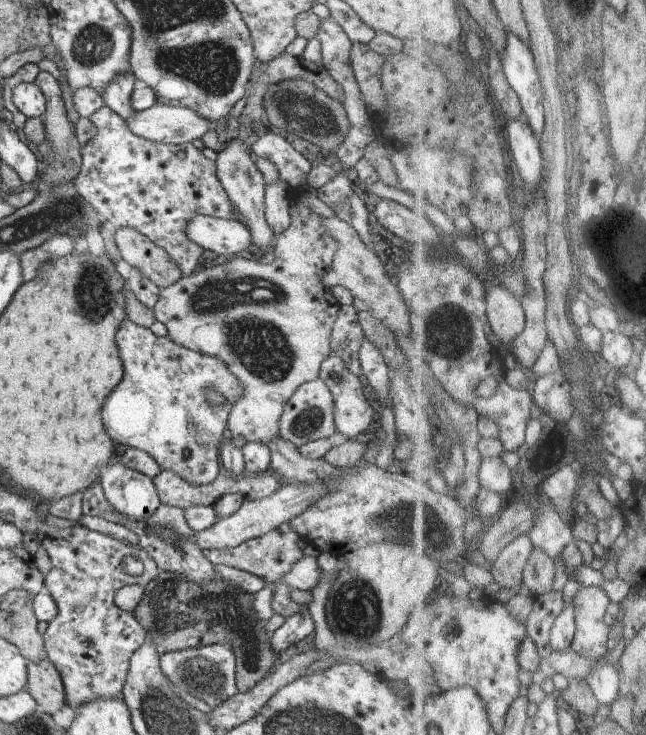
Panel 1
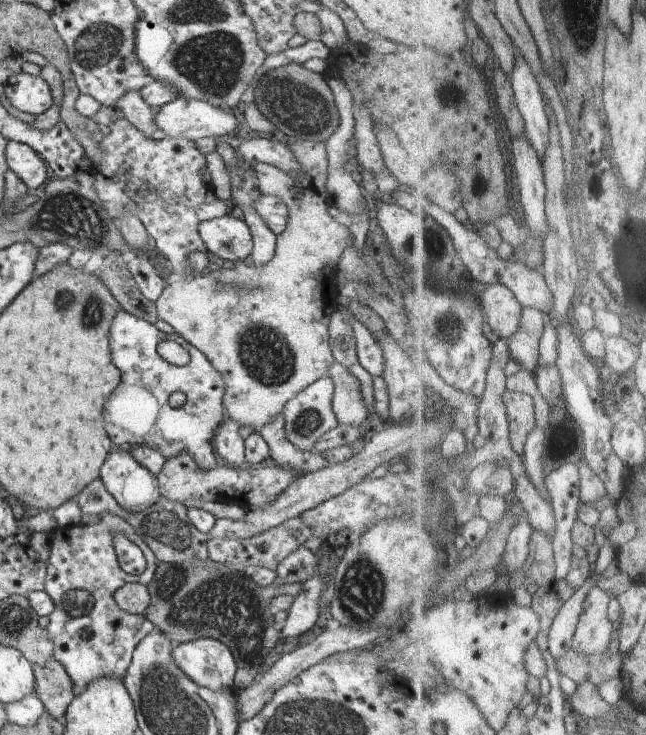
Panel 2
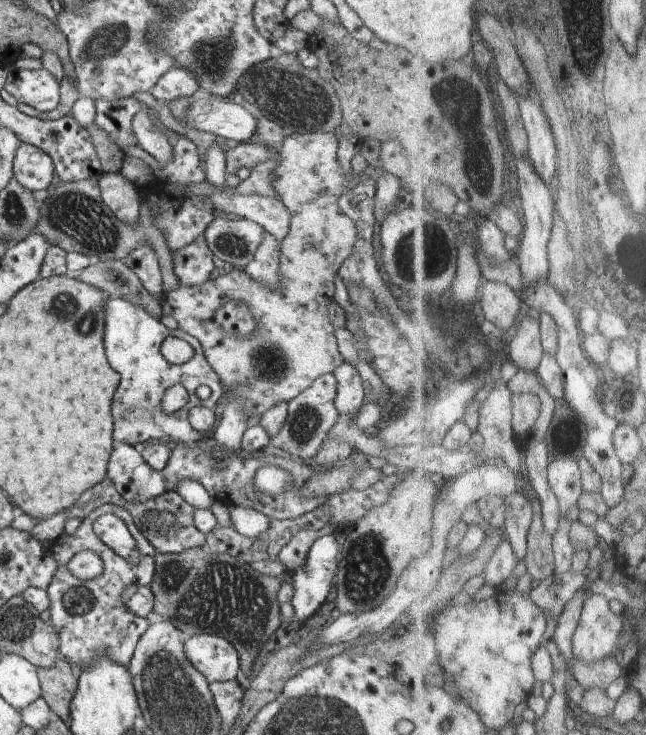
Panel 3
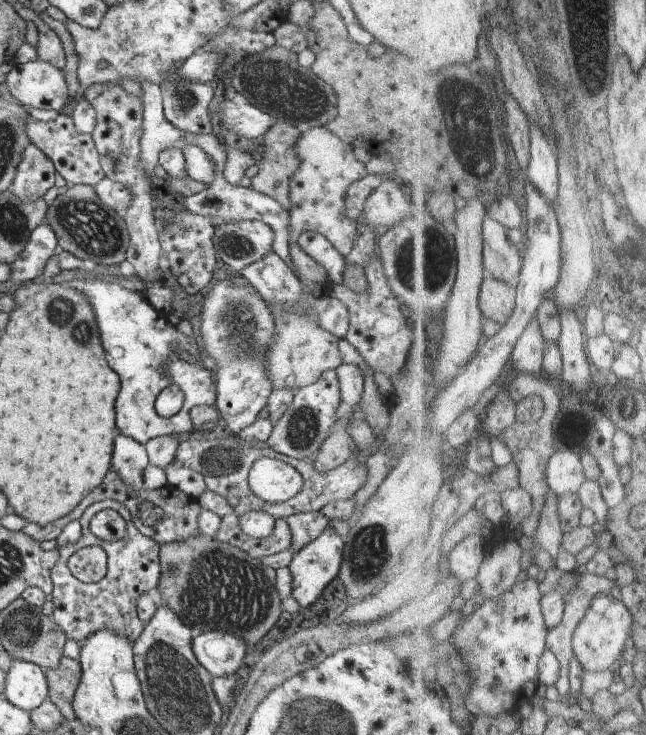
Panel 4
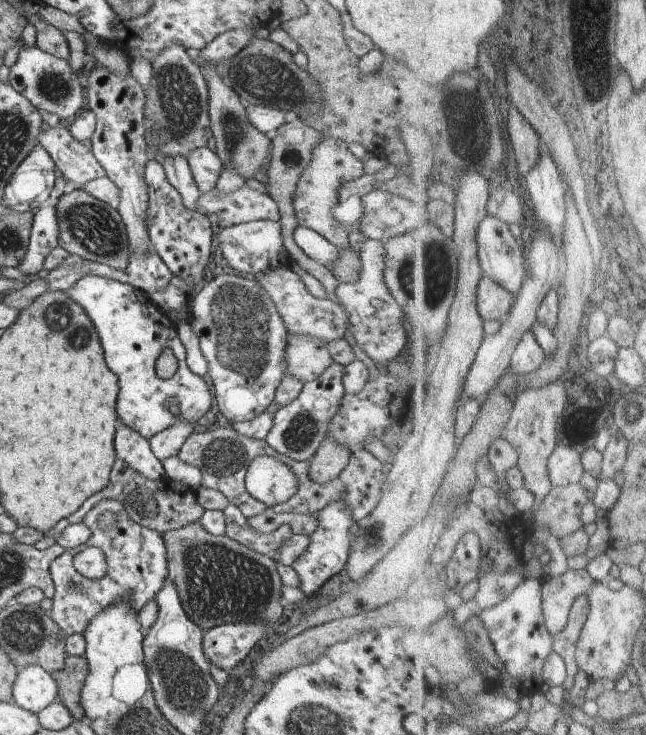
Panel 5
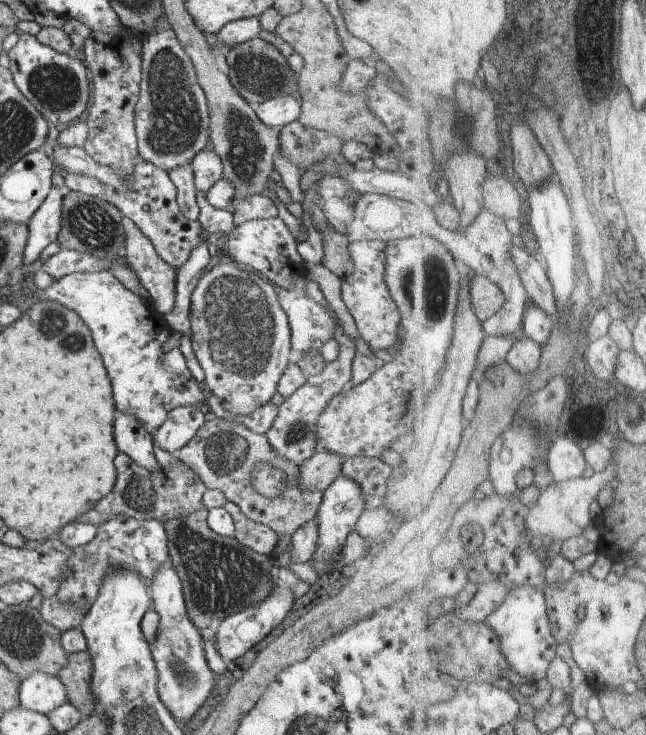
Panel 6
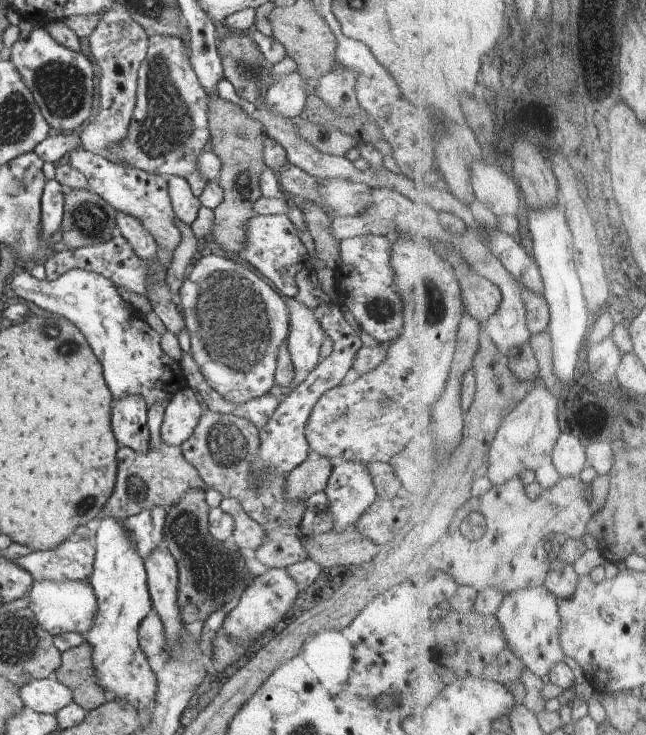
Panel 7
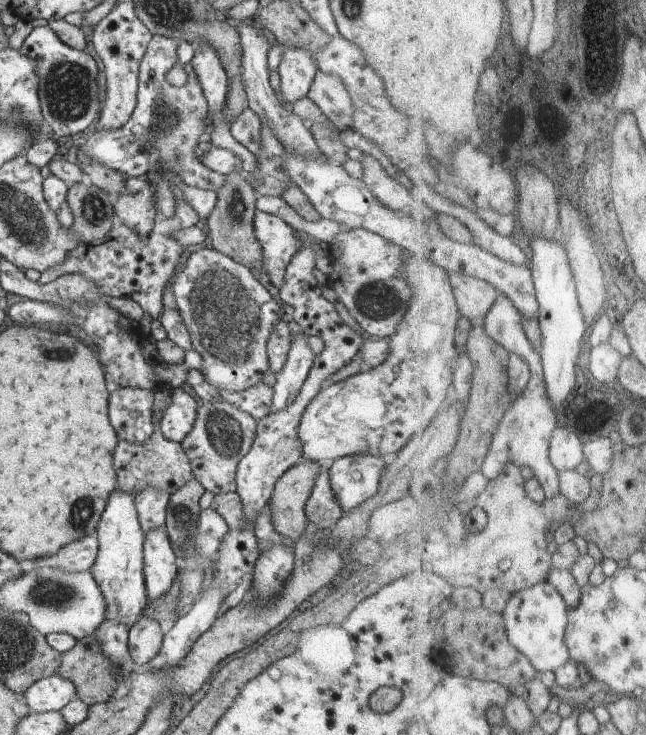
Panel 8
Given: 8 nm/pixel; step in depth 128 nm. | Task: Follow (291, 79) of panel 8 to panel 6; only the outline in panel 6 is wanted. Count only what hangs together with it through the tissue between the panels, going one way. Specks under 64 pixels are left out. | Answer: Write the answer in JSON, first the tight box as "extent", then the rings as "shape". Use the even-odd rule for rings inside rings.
{"extent":[256,94,300,129],"shape":[[[282,94],[260,103],[256,114],[266,126],[281,129],[284,125],[297,120],[300,114],[300,106],[300,94]]]}

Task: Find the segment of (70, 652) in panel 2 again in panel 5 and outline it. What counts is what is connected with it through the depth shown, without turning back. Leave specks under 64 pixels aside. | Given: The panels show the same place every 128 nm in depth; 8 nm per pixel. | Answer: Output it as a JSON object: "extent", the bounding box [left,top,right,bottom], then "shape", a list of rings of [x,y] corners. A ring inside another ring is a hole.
{"extent":[47,499,167,636],"shape":[[[104,499],[92,507],[82,520],[91,529],[90,538],[78,548],[65,550],[50,563],[49,571],[55,593],[52,598],[52,610],[47,613],[66,636],[76,633],[82,635],[88,623],[100,614],[101,610],[114,603],[131,603],[131,606],[139,611],[148,601],[155,598],[155,594],[163,587],[167,578],[166,545],[163,535],[140,526],[131,518],[124,518],[124,530],[119,530],[118,527],[102,530],[98,519],[108,511],[124,512],[123,503],[116,499]],[[89,546],[100,547],[105,554],[107,571],[98,580],[86,579],[72,566],[74,555]]]}

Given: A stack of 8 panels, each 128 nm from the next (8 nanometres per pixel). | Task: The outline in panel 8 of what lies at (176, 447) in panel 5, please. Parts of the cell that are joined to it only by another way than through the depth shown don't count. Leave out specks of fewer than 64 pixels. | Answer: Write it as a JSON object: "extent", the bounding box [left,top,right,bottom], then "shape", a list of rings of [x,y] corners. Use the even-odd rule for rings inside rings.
{"extent":[160,387,199,443],"shape":[[[188,387],[170,391],[170,401],[160,420],[161,431],[168,440],[181,443],[194,426],[199,406]]]}

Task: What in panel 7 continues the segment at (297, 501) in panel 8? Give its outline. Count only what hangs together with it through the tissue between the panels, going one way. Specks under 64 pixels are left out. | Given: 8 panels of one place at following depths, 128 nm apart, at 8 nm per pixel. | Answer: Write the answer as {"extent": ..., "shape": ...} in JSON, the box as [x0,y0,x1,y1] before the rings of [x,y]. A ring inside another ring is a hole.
{"extent":[284,452,374,571],"shape":[[[311,452],[310,456],[302,462],[300,466],[297,466],[294,470],[291,470],[286,476],[287,481],[284,486],[284,490],[287,497],[290,500],[306,502],[310,496],[319,493],[326,488],[333,468],[334,467],[330,464],[329,458]],[[297,528],[297,534],[309,558],[326,571],[332,566],[357,566],[363,569],[374,557],[374,544],[356,528],[343,533],[330,531],[319,535],[308,535]]]}

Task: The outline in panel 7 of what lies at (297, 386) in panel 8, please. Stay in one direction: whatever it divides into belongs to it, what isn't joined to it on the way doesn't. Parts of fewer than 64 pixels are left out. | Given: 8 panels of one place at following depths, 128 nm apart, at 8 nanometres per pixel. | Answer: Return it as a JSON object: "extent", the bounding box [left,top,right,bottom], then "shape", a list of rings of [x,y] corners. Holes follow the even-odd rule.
{"extent":[284,297,325,394],"shape":[[[286,297],[284,302],[289,312],[289,333],[285,342],[295,368],[294,378],[284,390],[286,394],[316,368],[321,359],[318,352],[321,349],[325,330],[309,306],[294,297]]]}

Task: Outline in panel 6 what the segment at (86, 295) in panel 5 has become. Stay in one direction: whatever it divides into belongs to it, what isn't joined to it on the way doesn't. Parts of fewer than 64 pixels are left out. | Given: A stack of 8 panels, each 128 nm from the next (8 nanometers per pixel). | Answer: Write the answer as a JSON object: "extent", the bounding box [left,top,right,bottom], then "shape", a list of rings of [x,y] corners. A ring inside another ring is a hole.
{"extent":[27,270,207,435],"shape":[[[110,270],[70,273],[44,290],[32,284],[27,286],[35,300],[56,301],[73,310],[87,324],[107,368],[116,410],[132,414],[151,435],[164,424],[170,410],[206,406],[207,390],[192,377],[180,349],[174,348],[168,354],[162,352],[162,344],[172,334],[163,315],[154,310],[149,299],[123,286]],[[157,327],[160,336],[156,335]]]}

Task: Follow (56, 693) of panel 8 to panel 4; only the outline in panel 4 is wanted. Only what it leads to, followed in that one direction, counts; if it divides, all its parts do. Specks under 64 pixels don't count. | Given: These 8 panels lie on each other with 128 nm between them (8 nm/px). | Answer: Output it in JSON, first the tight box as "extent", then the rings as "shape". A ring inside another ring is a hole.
{"extent":[3,658,49,710],"shape":[[[13,658],[12,666],[6,674],[3,694],[13,706],[21,710],[36,710],[49,699],[48,678],[40,666]]]}

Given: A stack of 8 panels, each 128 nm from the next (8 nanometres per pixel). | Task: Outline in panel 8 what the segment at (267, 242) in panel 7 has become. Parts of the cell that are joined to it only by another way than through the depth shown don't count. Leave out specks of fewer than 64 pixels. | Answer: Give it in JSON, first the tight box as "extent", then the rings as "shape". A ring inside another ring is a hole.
{"extent":[254,210,303,288],"shape":[[[256,210],[254,223],[255,235],[263,250],[261,268],[280,288],[286,267],[303,244],[299,235],[279,216]]]}

